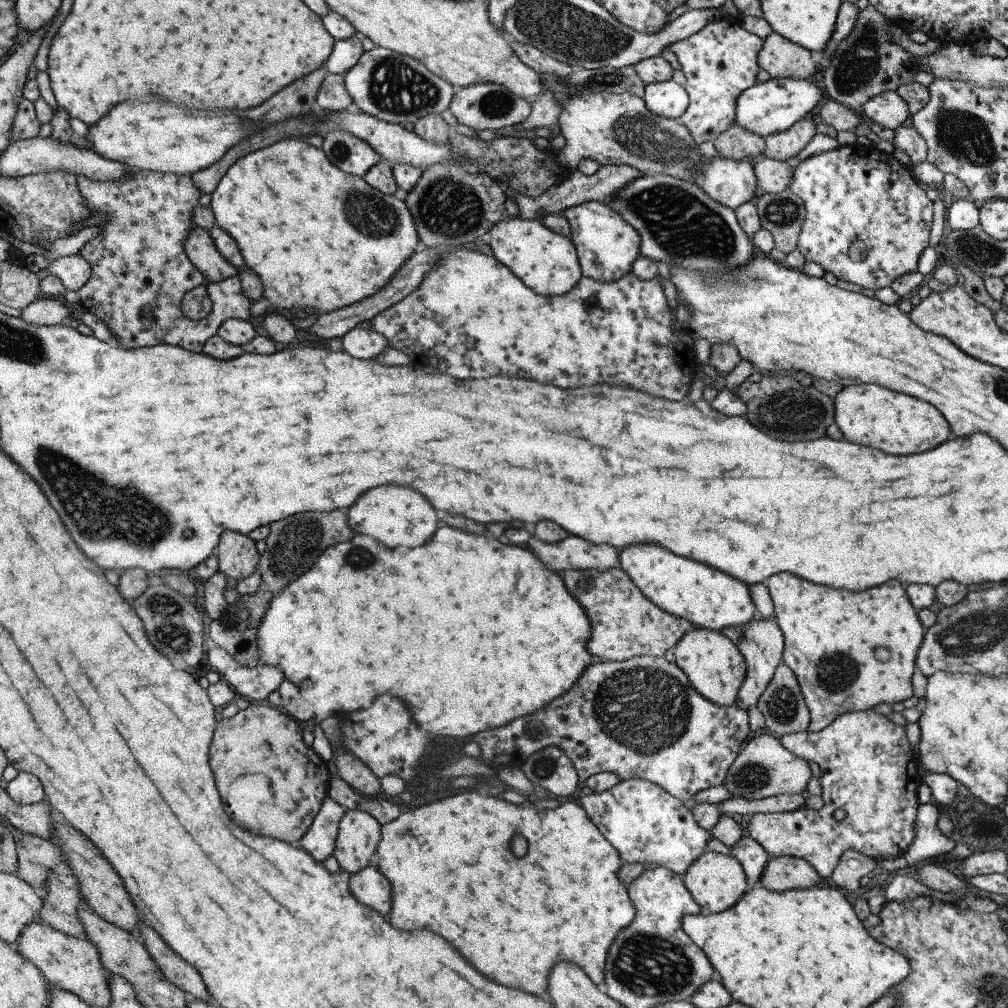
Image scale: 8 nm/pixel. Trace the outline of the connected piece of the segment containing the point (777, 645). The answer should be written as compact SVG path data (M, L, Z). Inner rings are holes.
M754 616L753 620L747 622L747 625L744 625L742 629L742 636L735 645L746 661L747 671L735 704L747 711L751 706L757 704L760 695L766 690L768 682L774 676L778 665L783 662L785 640L782 629L774 618L765 619Z

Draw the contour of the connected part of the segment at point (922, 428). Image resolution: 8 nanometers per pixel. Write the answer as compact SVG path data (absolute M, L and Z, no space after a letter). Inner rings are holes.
M876 384L848 386L834 398L834 404L836 424L848 442L872 446L886 454L916 454L950 438L950 426L935 406Z

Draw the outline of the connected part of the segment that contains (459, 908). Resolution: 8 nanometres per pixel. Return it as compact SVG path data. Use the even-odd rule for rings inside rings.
M464 790L464 792L444 798L444 800L436 800L430 802L430 804L424 804L420 808L400 813L398 818L383 824L382 840L379 841L379 848L375 852L374 864L391 882L391 888L394 890L394 908L392 908L392 914L390 914L390 924L398 930L428 928L428 930L440 934L480 974L484 974L486 978L490 978L498 984L510 986L510 988L518 988L518 990L524 990L524 992L530 992L530 994L544 994L546 992L546 976L548 976L550 968L560 960L576 962L588 975L588 978L597 987L602 988L608 948L610 948L612 940L616 938L616 934L635 919L635 908L628 896L627 888L616 876L616 872L622 866L619 852L604 838L600 829L593 824L582 805L578 805L577 802L558 804L558 808L554 808L554 810L536 810L532 806L530 808L514 806L514 804L502 800L502 798L484 796L480 792L484 792L484 790Z

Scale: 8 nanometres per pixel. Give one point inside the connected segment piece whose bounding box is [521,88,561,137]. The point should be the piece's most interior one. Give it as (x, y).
(545, 109)

